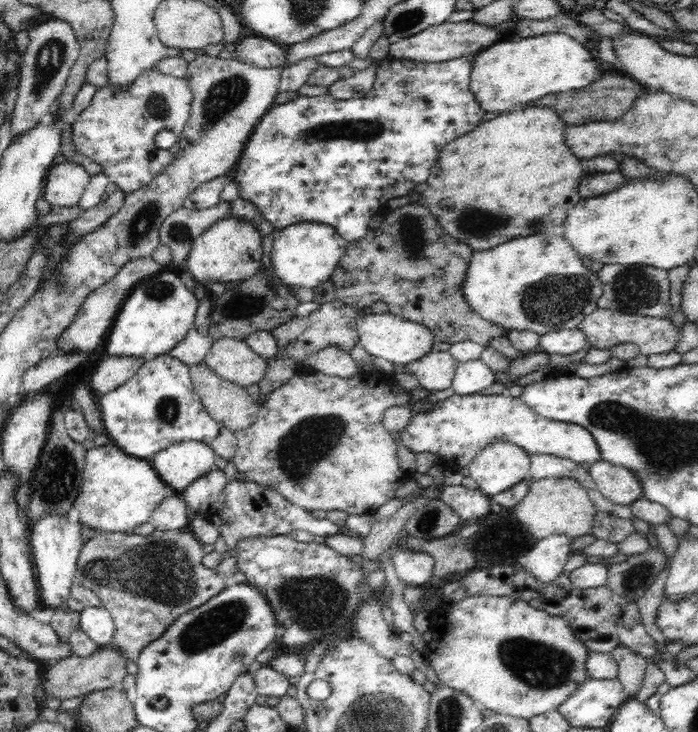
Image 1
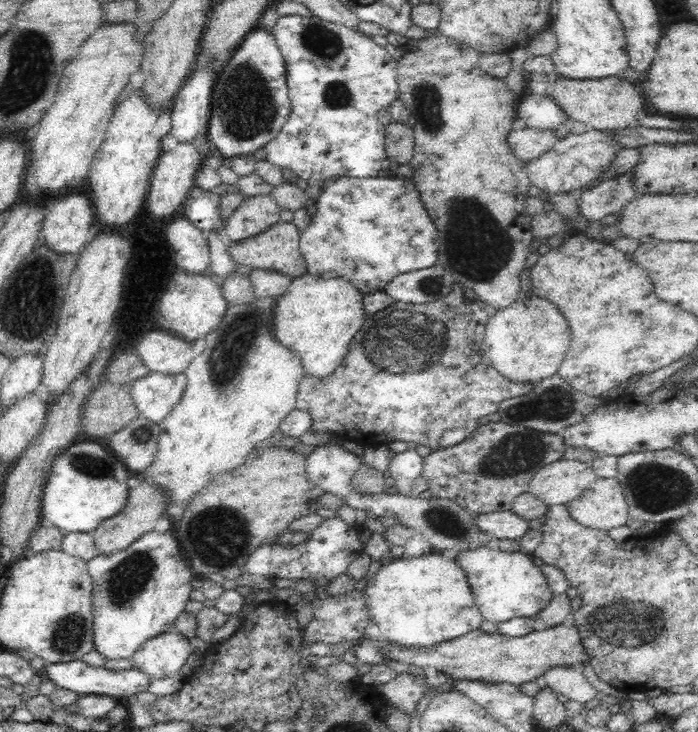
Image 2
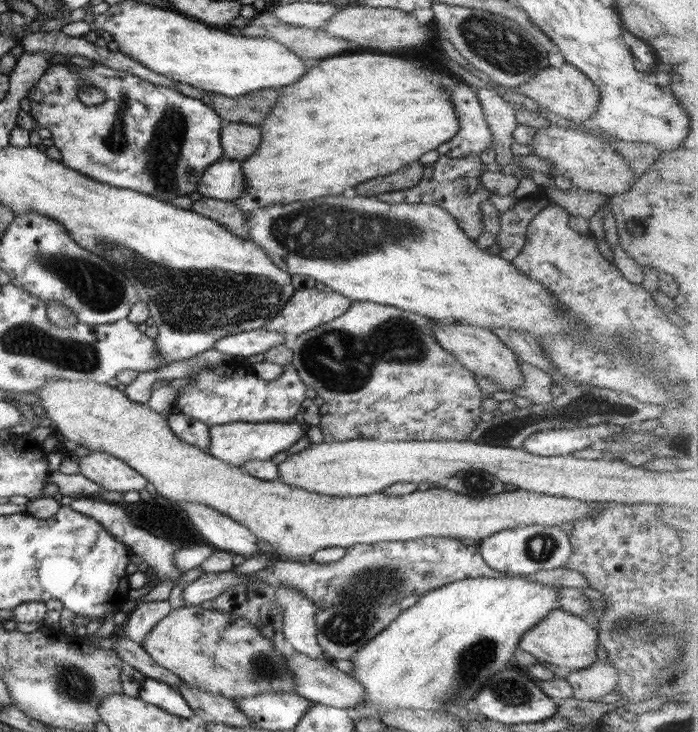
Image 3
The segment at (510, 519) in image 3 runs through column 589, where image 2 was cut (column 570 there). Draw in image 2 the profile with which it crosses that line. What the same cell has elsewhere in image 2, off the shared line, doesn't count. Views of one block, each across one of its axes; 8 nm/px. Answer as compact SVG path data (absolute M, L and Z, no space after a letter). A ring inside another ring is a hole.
M597 478L578 498L565 504L582 526L609 531L627 524L629 504L624 489L614 478Z

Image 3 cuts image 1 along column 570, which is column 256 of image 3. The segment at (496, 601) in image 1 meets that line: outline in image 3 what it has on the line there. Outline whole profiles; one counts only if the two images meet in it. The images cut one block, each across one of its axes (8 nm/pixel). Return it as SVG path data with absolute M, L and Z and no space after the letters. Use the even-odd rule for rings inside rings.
M210 605L172 609L141 642L156 661L200 690L236 700L270 691L293 691L293 674L284 655L243 616L224 614Z

